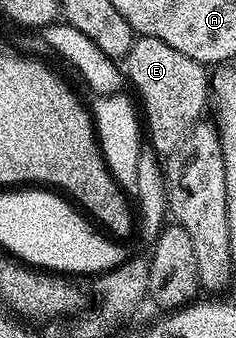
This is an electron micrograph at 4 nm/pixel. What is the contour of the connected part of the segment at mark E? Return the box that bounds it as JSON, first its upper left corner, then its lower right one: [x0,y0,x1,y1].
[122,35,210,157]

